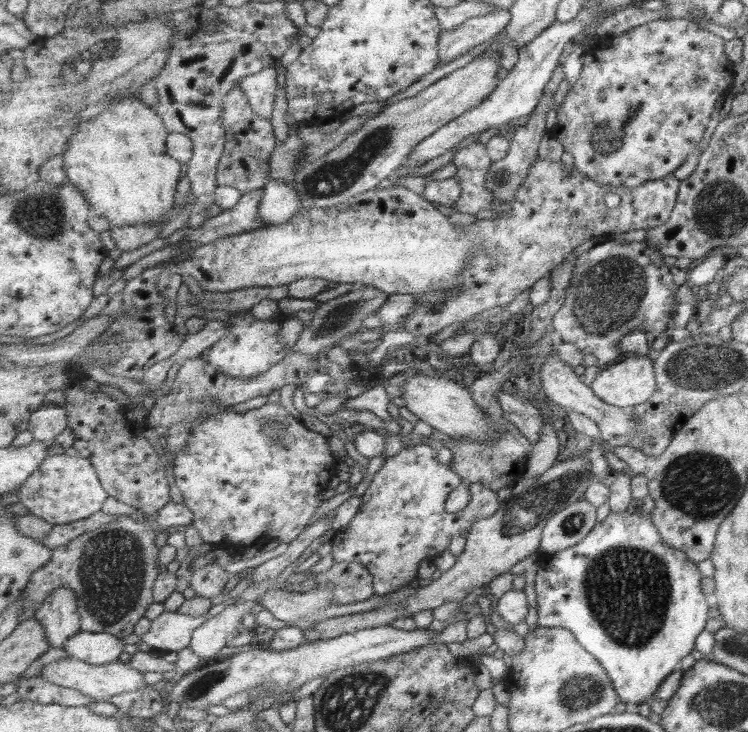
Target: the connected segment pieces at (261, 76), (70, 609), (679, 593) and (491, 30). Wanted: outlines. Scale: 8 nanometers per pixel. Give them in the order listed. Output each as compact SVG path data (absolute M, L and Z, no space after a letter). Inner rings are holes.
M273 66L244 76L239 82L255 112L263 117L273 114L277 92L277 70Z
M57 588L46 597L36 620L45 628L50 646L66 648L67 640L82 632L82 618L78 612L78 597L71 588Z
M640 509L631 514L625 511L609 512L603 521L595 523L589 532L581 540L573 544L571 548L555 552L555 554L539 554L534 583L538 605L537 624L539 627L565 628L569 630L573 634L575 641L586 649L605 670L613 687L617 690L619 700L625 704L627 709L633 709L636 705L642 702L645 703L657 692L659 684L671 674L673 668L679 664L683 657L690 654L689 652L693 650L697 636L704 630L706 620L708 620L707 611L709 609L701 588L699 588L699 581L701 581L701 575L697 571L696 564L693 564L691 560L687 560L683 552L667 546L661 540L654 525L651 524L650 514L642 513Z
M499 8L480 17L470 18L450 32L443 32L439 36L438 66L445 66L463 56L467 50L494 39L508 27L511 19L510 9Z

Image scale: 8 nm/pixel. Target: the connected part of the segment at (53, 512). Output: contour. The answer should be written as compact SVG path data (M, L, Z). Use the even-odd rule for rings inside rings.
M49 454L29 479L19 488L18 499L29 512L54 525L86 519L105 506L110 493L103 487L95 465L89 458L76 454L69 456Z

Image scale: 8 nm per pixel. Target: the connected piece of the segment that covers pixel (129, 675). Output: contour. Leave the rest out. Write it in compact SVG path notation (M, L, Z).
M68 656L65 659L48 664L42 673L39 673L39 677L45 677L45 679L63 687L75 688L97 700L107 700L110 696L141 690L148 686L143 672L134 668L132 664L123 664L123 662L117 661L105 665L95 665L88 664L75 656Z

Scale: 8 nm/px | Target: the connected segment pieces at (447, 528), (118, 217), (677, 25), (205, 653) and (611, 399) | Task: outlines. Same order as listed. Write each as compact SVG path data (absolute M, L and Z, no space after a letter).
M414 445L401 450L393 456L385 456L380 469L374 474L372 482L361 495L361 505L352 520L334 533L332 556L336 562L361 563L370 569L374 576L374 589L377 596L389 595L399 591L418 579L419 566L423 560L432 560L439 552L451 546L451 536L468 535L471 526L477 520L489 518L502 507L496 490L473 482L469 486L471 498L467 506L456 512L447 512L445 502L449 494L463 484L463 477L451 470L449 465L441 464L437 460L437 447L428 445Z
M119 96L119 100L115 100L115 104L111 104L111 108L107 108L101 116L93 117L93 120L88 119L87 122L79 124L79 132L73 136L70 141L68 150L63 154L65 167L68 172L68 178L70 182L86 197L86 200L90 203L93 213L98 216L102 216L109 220L111 227L119 226L135 226L135 224L159 224L159 222L165 222L167 214L175 208L177 188L179 182L182 180L181 174L183 174L183 162L176 160L173 156L170 156L167 149L167 140L170 133L167 131L165 124L162 122L162 117L158 116L157 107L151 107L144 104L139 97L134 96Z
M661 18L627 29L625 32L612 37L611 44L607 48L594 48L593 45L591 50L588 50L588 48L584 50L579 77L568 89L564 100L556 110L558 117L556 126L561 128L559 134L557 134L557 141L563 146L564 152L571 156L573 167L577 168L583 176L594 181L597 185L638 188L647 181L671 175L702 139L703 131L710 120L710 114L713 111L715 102L717 102L717 98L729 93L732 85L732 72L732 66L729 62L726 62L726 56L723 53L723 39L709 31L702 30L693 21L685 20L685 18Z
M255 602L235 603L227 606L219 615L214 616L194 631L190 648L202 662L219 656L223 647L241 625L244 616L249 614Z
M626 355L622 361L596 373L588 387L609 405L629 409L646 404L655 390L652 362Z

